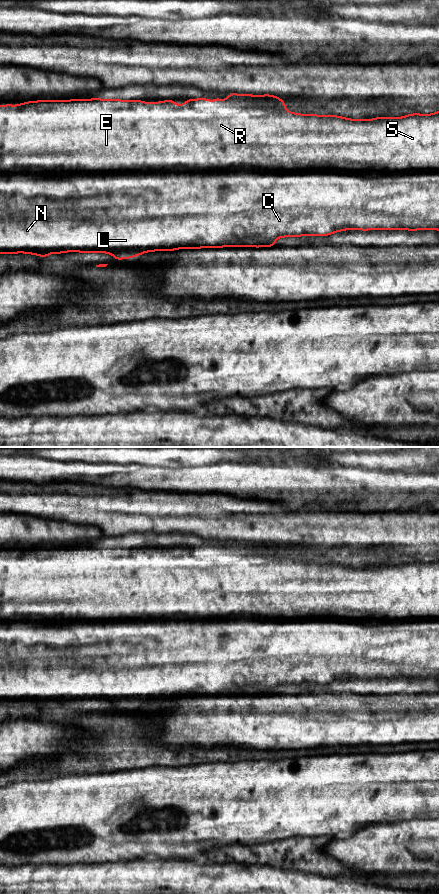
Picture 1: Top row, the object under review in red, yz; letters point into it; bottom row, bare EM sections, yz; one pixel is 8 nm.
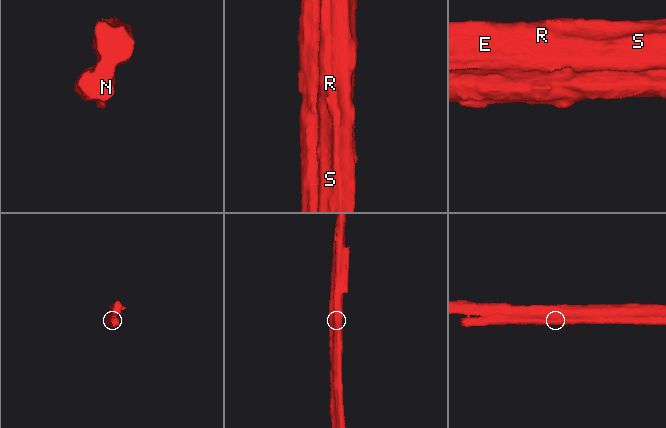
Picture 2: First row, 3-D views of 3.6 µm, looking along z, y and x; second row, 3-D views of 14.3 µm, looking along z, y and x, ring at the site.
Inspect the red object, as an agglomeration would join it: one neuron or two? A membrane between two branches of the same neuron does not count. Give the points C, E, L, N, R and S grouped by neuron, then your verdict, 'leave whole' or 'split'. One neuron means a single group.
C L N / E R S; split

